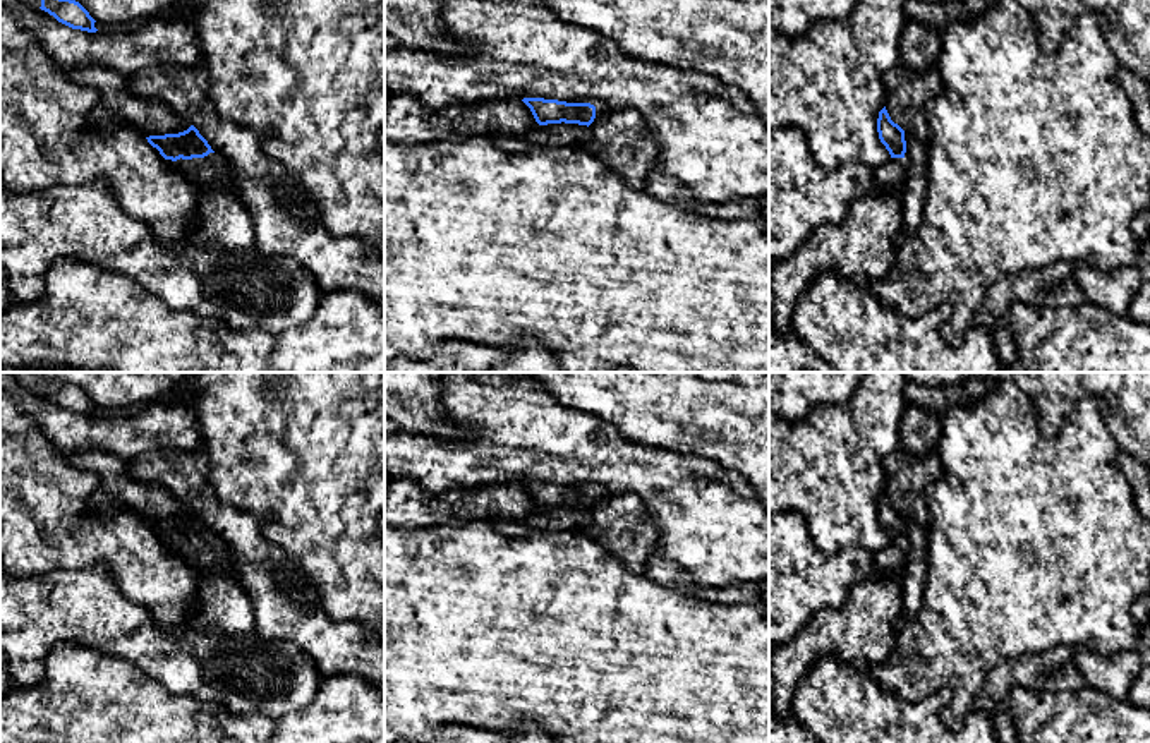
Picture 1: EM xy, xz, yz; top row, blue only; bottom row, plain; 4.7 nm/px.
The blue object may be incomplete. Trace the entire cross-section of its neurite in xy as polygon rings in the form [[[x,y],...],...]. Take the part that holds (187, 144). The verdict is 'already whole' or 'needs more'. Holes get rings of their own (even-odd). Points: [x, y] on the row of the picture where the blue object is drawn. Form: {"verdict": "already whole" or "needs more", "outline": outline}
{"verdict": "needs more", "outline": [[[194,125],[179,134],[146,139],[165,160],[177,161],[182,158],[182,170],[196,189],[228,189],[237,194],[228,161],[211,149]]]}

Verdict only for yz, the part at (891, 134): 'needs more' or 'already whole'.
needs more

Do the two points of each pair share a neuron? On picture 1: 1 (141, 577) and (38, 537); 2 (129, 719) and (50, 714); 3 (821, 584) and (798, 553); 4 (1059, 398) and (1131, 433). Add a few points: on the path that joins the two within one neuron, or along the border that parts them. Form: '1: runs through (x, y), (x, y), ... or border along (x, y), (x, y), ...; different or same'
1: runs through (115, 551), (93, 534), (64, 534); same
2: runs through (110, 716), (69, 714); same
3: runs through (814, 577), (798, 560); same
4: runs through (1080, 390), (1099, 390), (1121, 412); same

